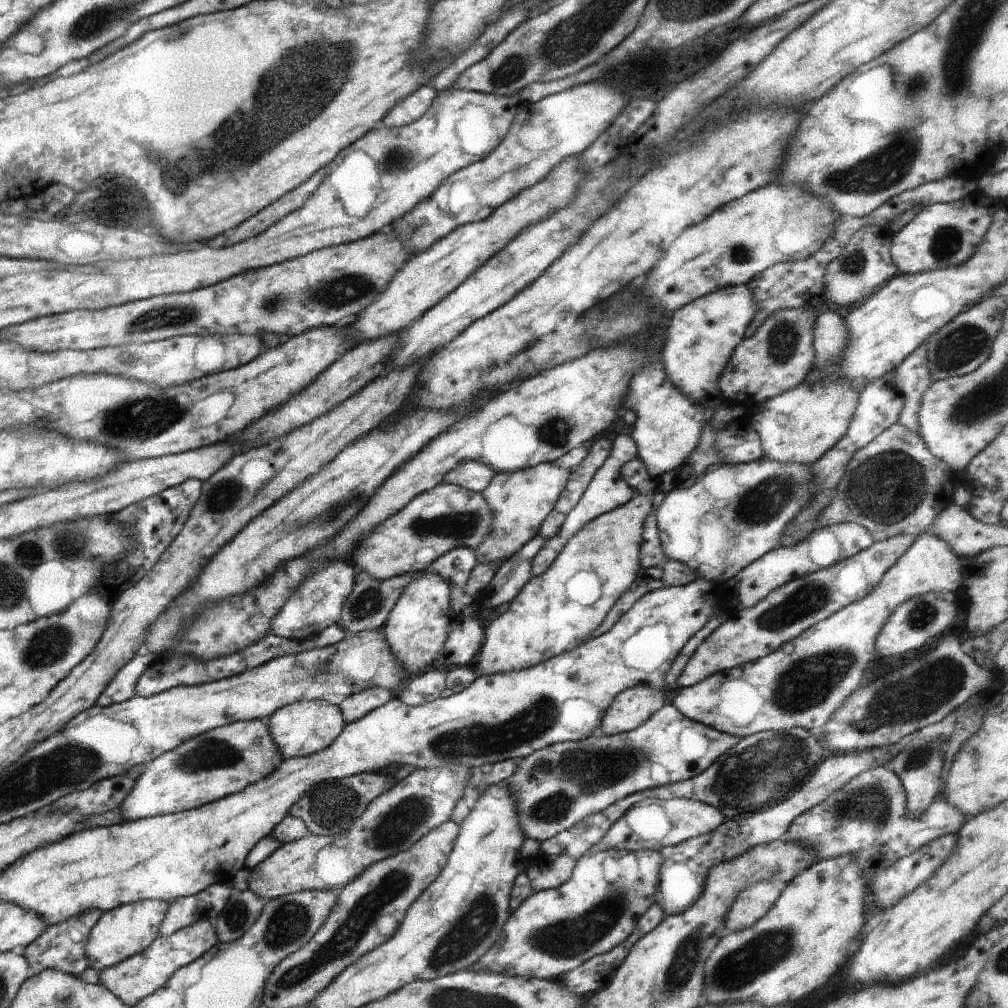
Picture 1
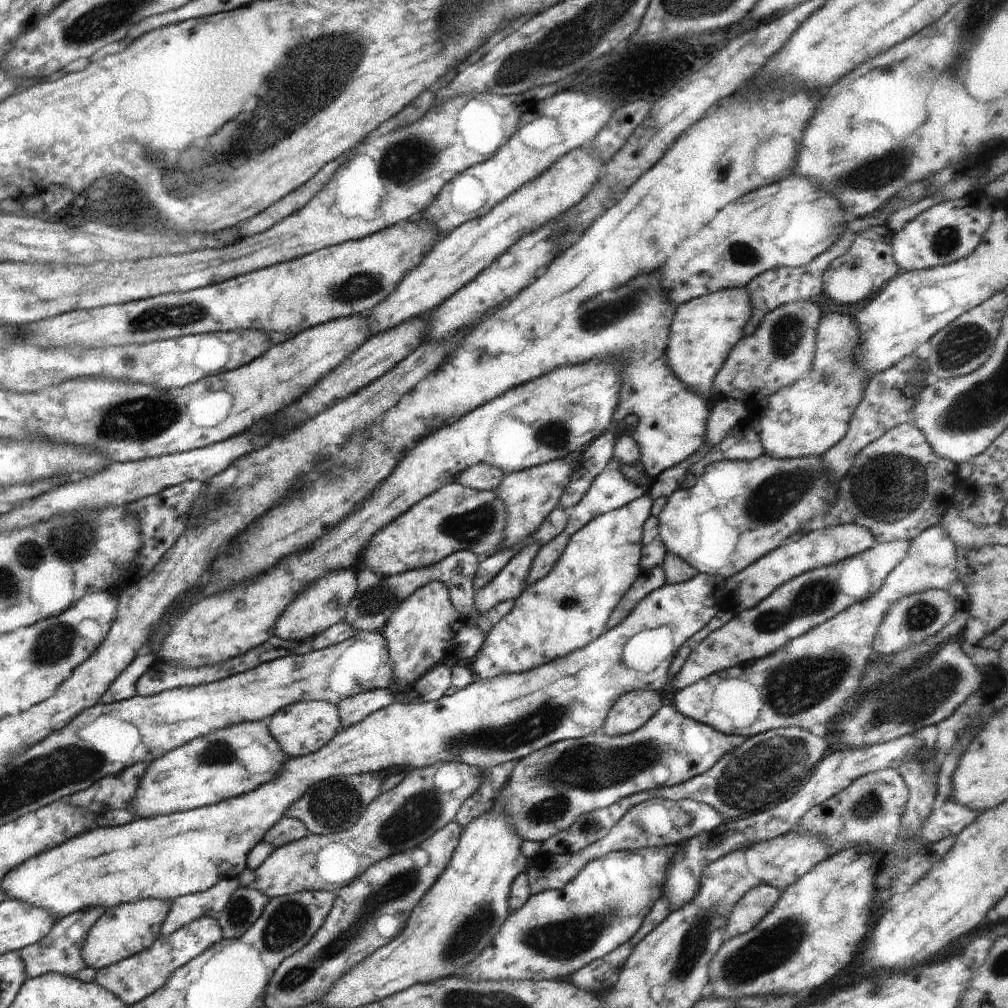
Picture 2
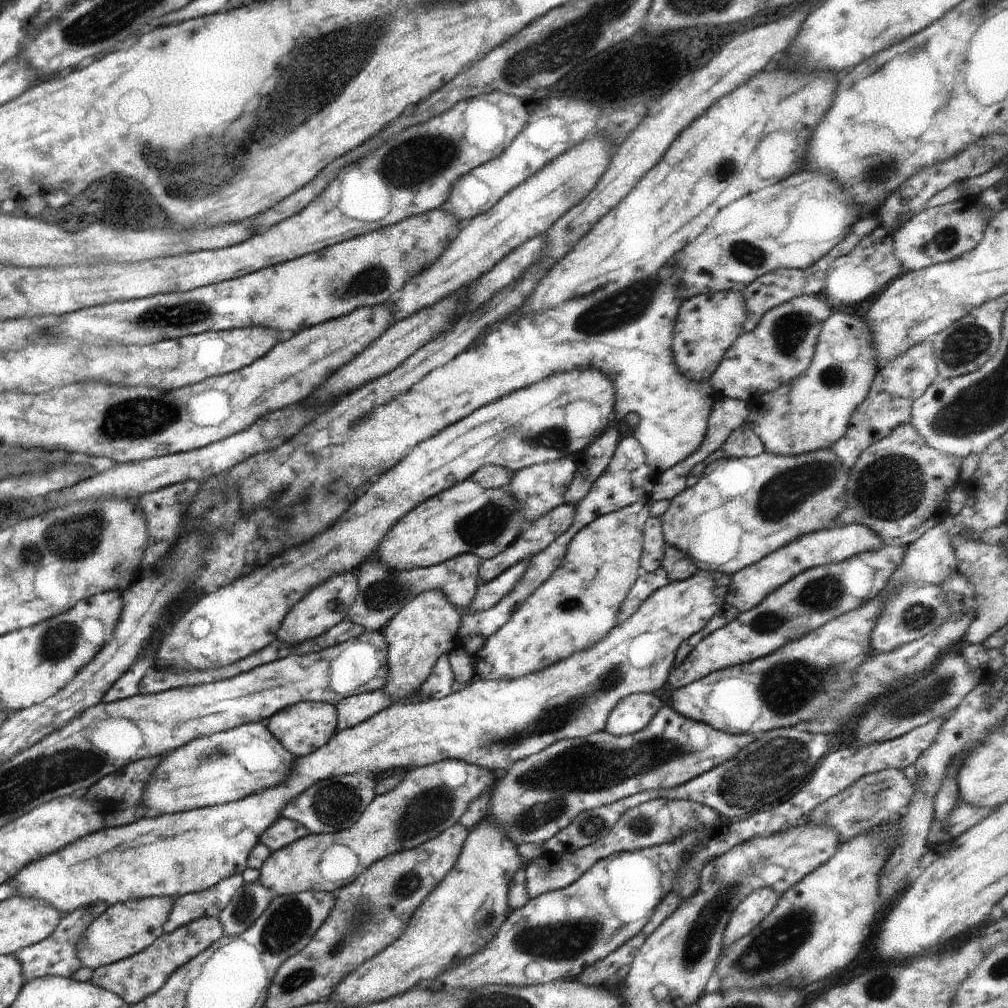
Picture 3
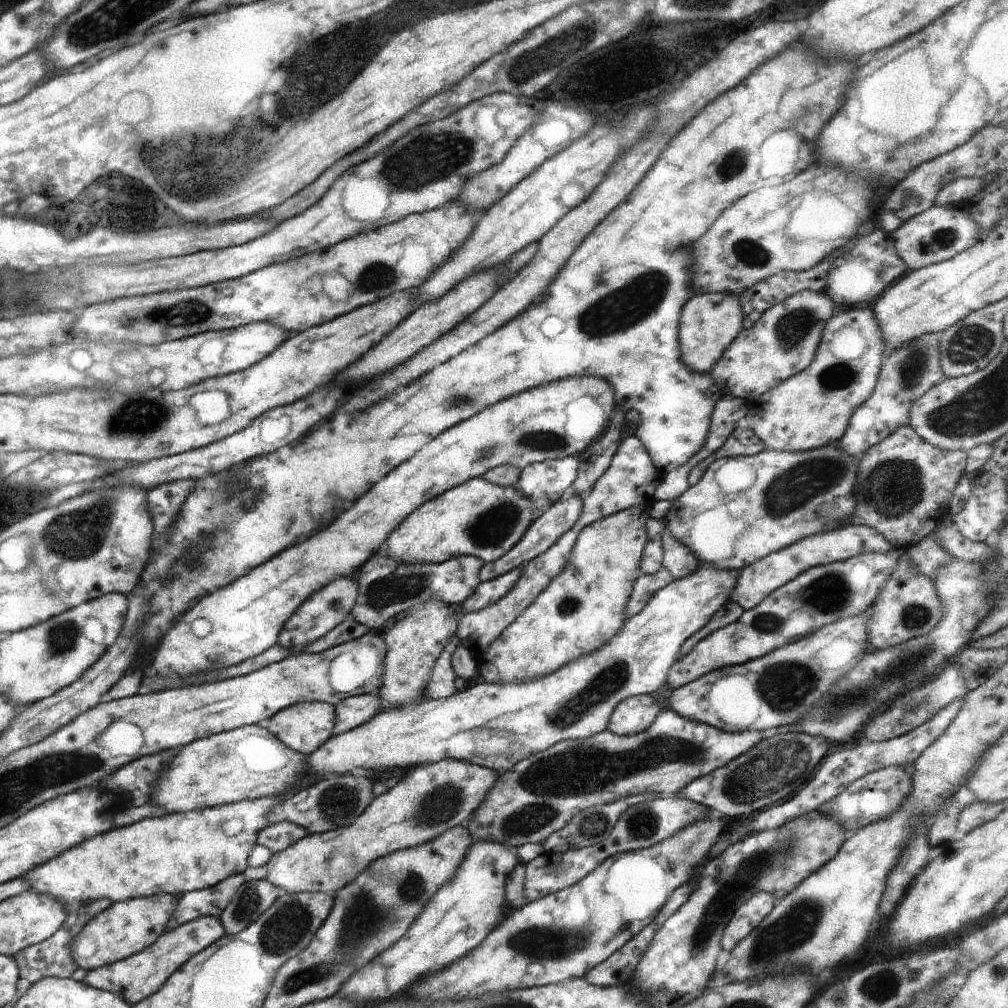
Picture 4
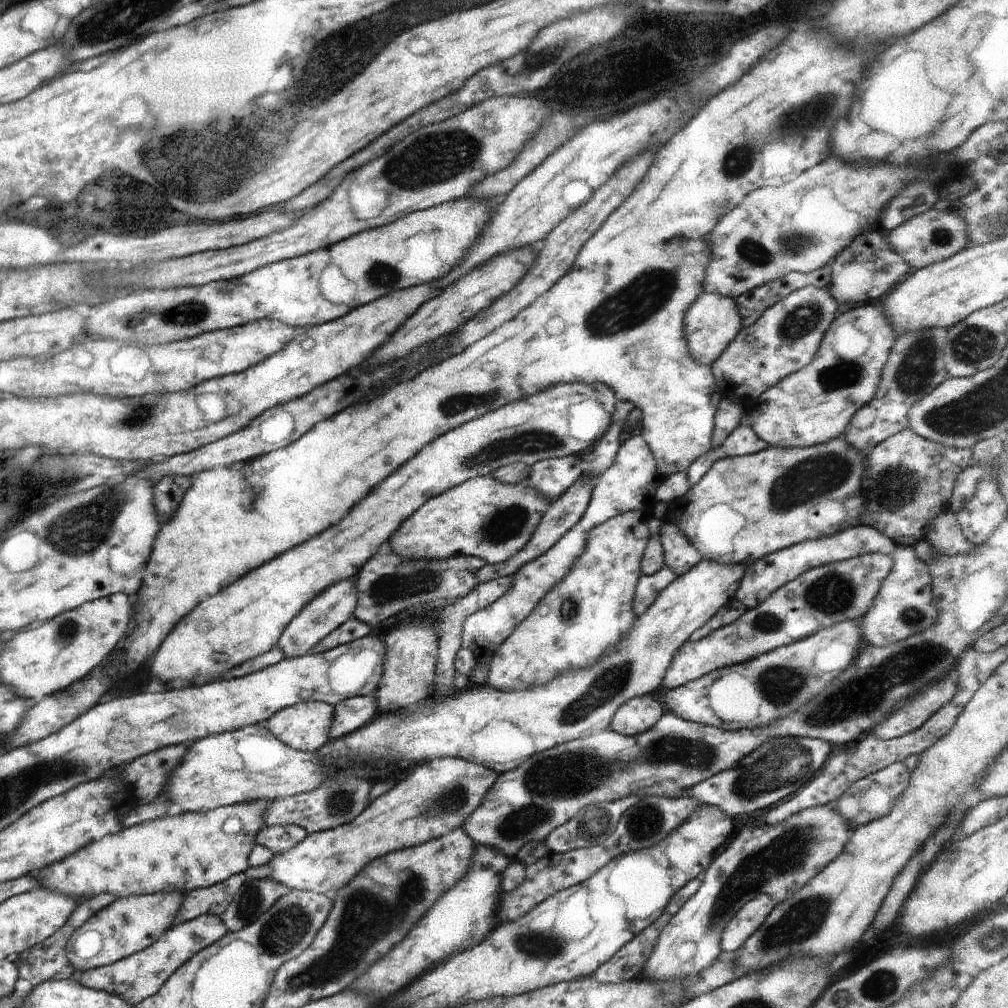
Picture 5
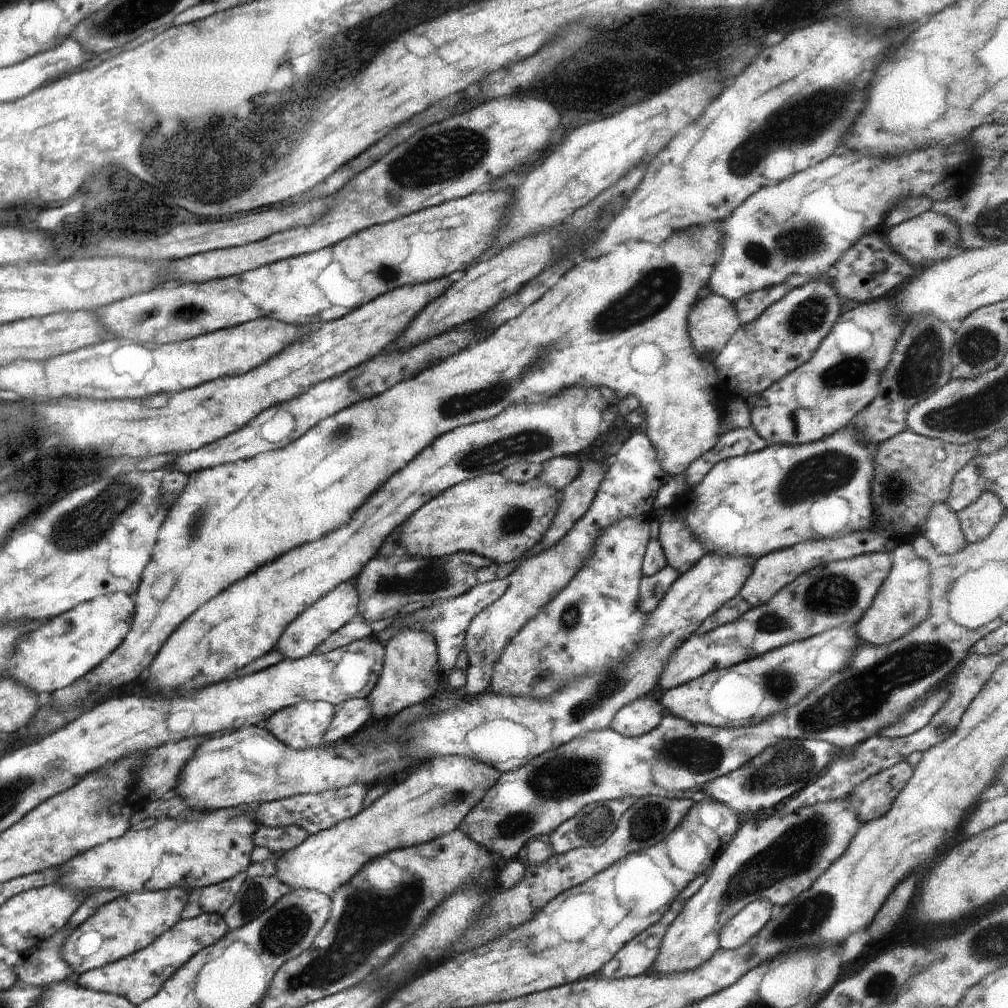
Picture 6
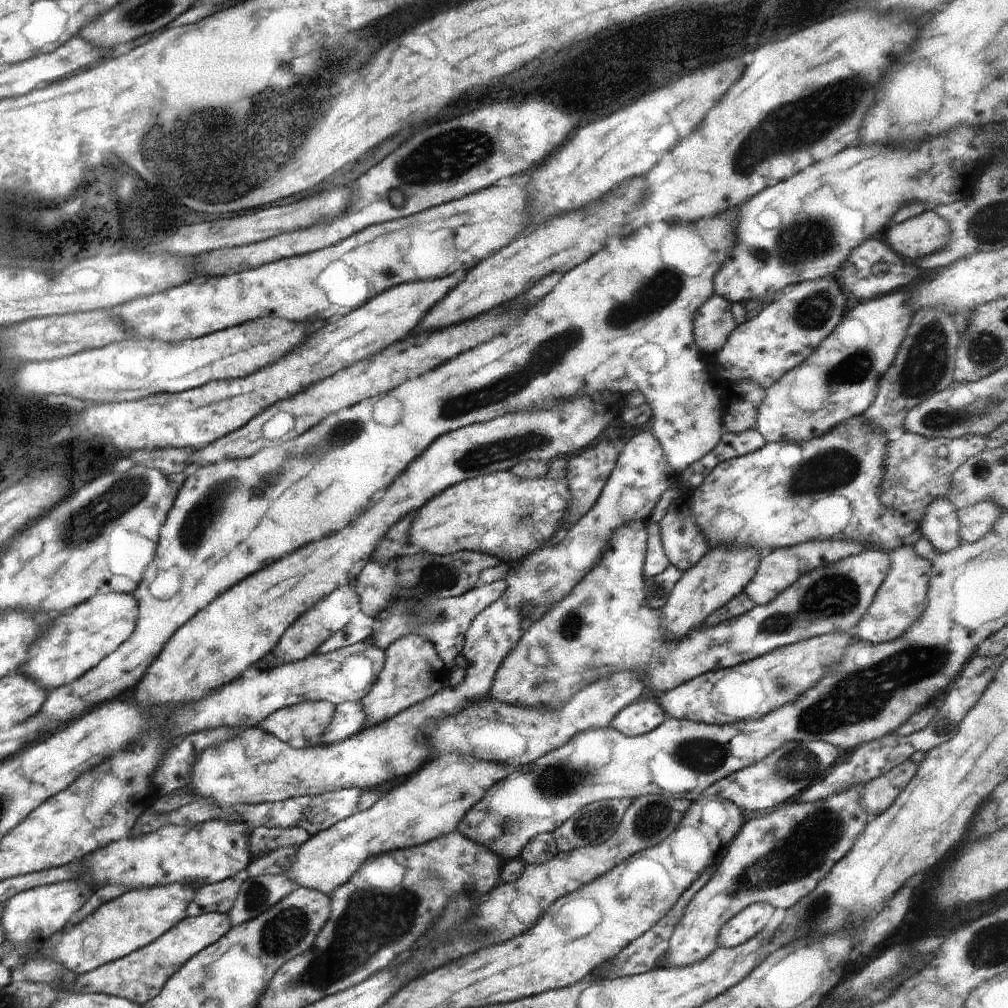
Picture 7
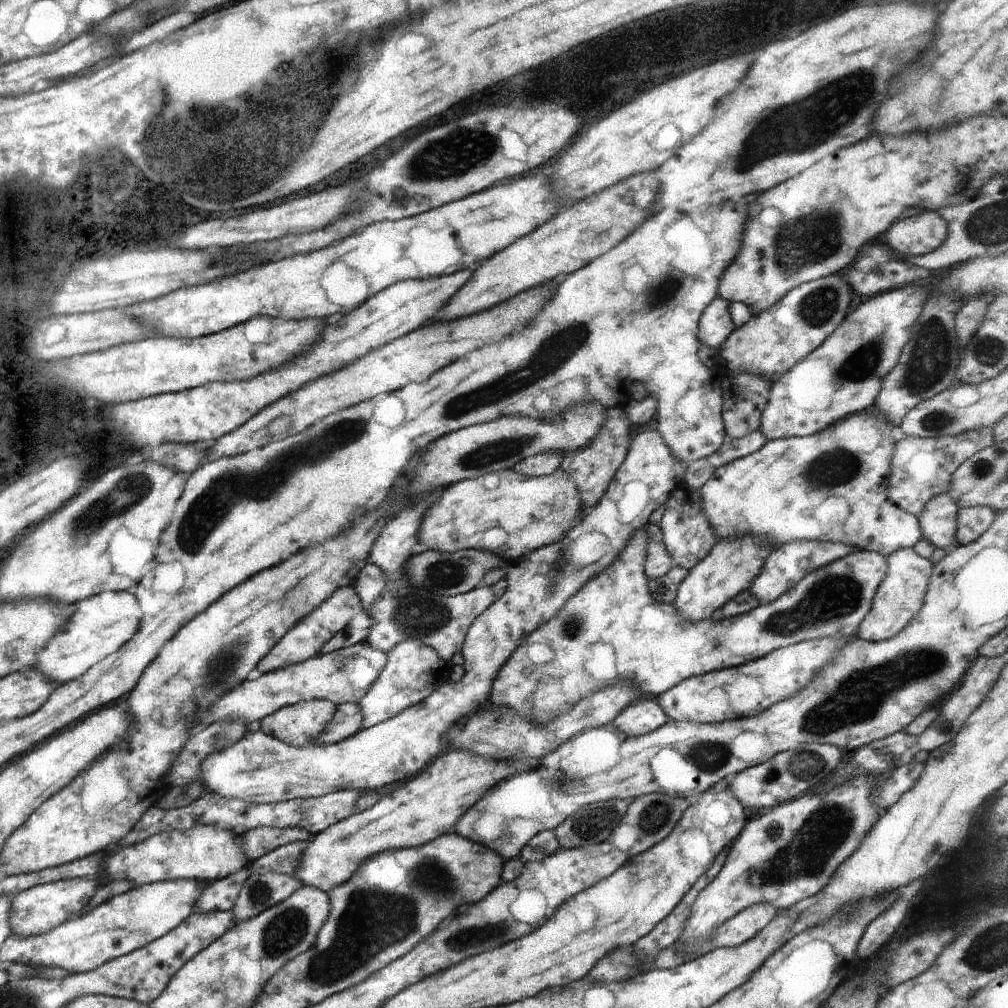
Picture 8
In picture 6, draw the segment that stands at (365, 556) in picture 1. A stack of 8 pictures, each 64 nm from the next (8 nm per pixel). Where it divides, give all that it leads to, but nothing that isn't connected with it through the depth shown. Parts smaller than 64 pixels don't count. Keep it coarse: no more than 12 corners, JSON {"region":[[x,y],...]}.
{"region":[[500,473],[431,498],[400,526],[407,556],[518,562],[561,492]]}

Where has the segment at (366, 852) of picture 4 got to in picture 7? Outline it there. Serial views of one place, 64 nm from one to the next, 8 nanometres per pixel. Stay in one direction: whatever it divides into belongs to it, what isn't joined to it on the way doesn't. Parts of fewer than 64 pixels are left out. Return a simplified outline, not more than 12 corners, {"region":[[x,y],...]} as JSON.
{"region":[[434,754],[303,842],[284,876],[330,897],[371,856],[456,831],[515,770]]}

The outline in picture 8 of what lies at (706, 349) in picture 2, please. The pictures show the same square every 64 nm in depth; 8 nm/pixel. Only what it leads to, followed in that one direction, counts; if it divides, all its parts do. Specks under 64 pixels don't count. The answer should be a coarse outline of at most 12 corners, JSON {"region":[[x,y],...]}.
{"region":[[716,297],[702,313],[698,338],[718,349],[735,326],[729,301]]}

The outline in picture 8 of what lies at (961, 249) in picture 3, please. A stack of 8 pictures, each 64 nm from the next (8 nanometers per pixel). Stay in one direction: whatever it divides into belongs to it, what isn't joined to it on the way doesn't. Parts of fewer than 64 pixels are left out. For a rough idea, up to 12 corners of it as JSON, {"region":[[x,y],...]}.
{"region":[[922,210],[893,222],[886,240],[899,256],[936,250],[947,222]]}

